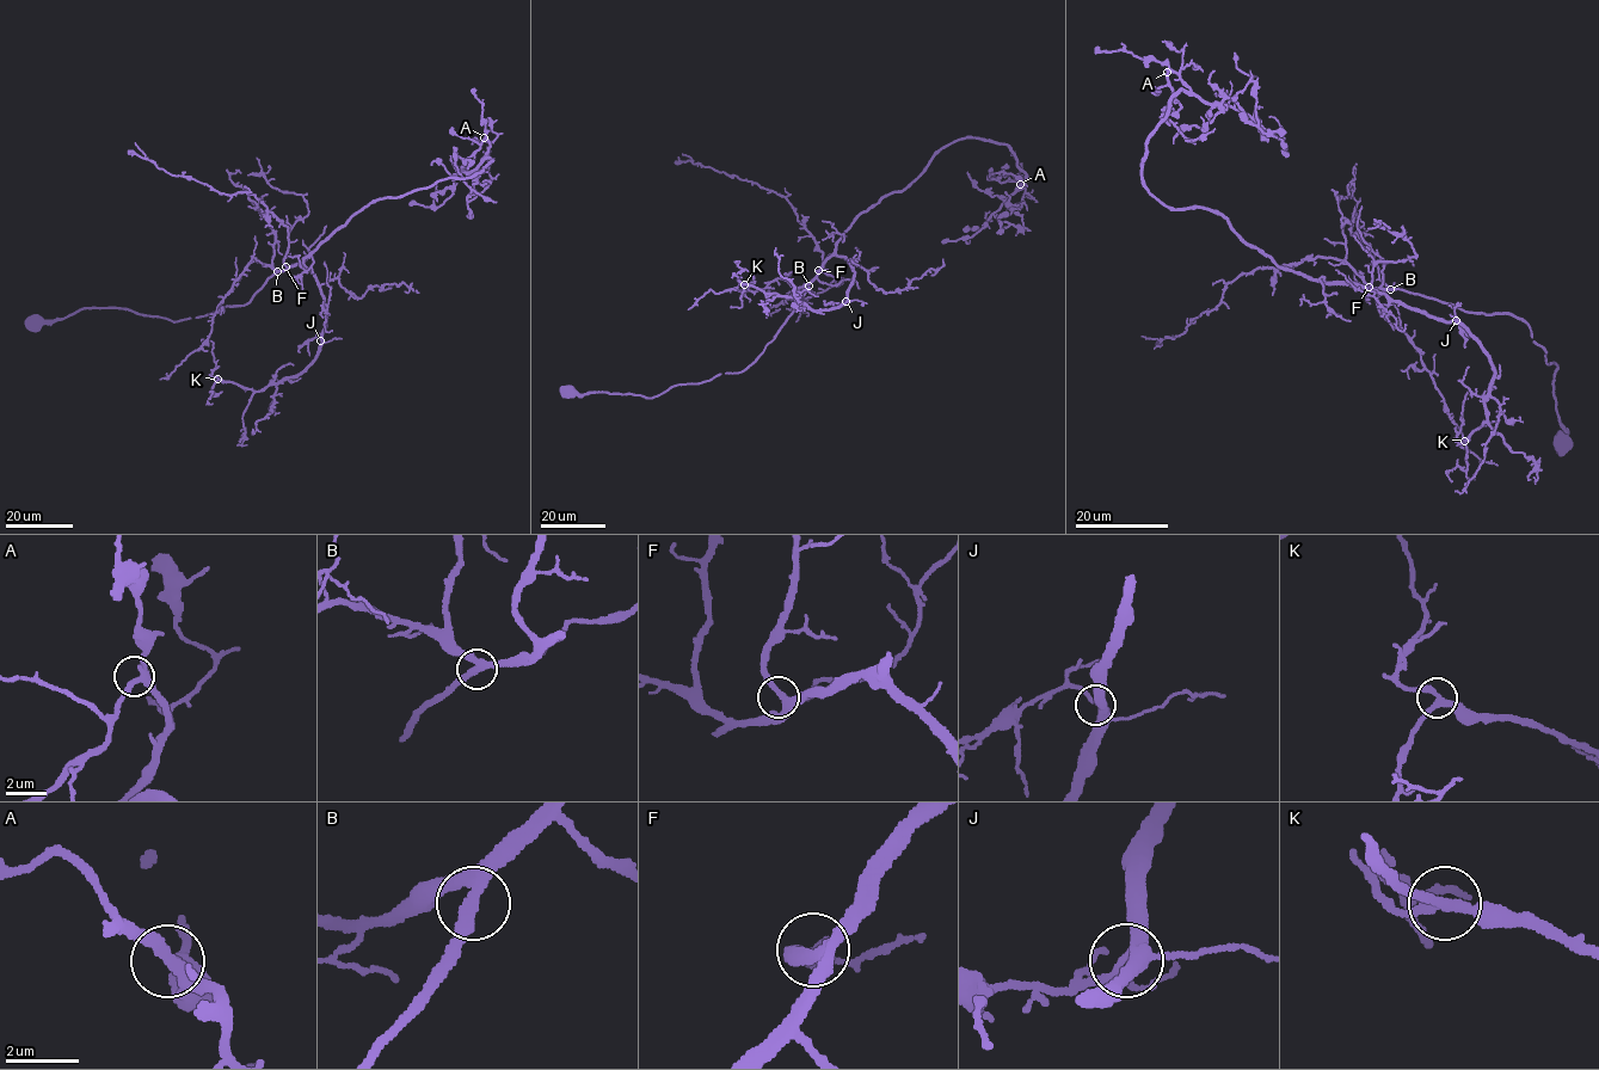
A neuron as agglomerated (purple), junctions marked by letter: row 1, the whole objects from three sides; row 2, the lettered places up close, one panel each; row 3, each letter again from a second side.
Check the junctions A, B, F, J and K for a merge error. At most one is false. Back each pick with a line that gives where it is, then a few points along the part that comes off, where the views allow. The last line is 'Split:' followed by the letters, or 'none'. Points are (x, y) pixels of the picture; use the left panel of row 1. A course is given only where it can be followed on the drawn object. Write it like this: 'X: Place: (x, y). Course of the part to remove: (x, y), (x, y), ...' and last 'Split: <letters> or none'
Split: none

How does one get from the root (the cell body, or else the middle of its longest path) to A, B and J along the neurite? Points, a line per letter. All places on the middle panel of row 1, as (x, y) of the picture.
A: (567, 393), (653, 398), (743, 371), (853, 221), (952, 142), (1006, 143), (1026, 174), (1020, 184)
B: (567, 393), (606, 392), (653, 398), (677, 385), (700, 383), (720, 374), (742, 371), (770, 342), (809, 286)
J: (567, 393), (653, 398), (677, 385), (743, 371), (832, 256), (846, 258), (854, 272), (846, 301)

